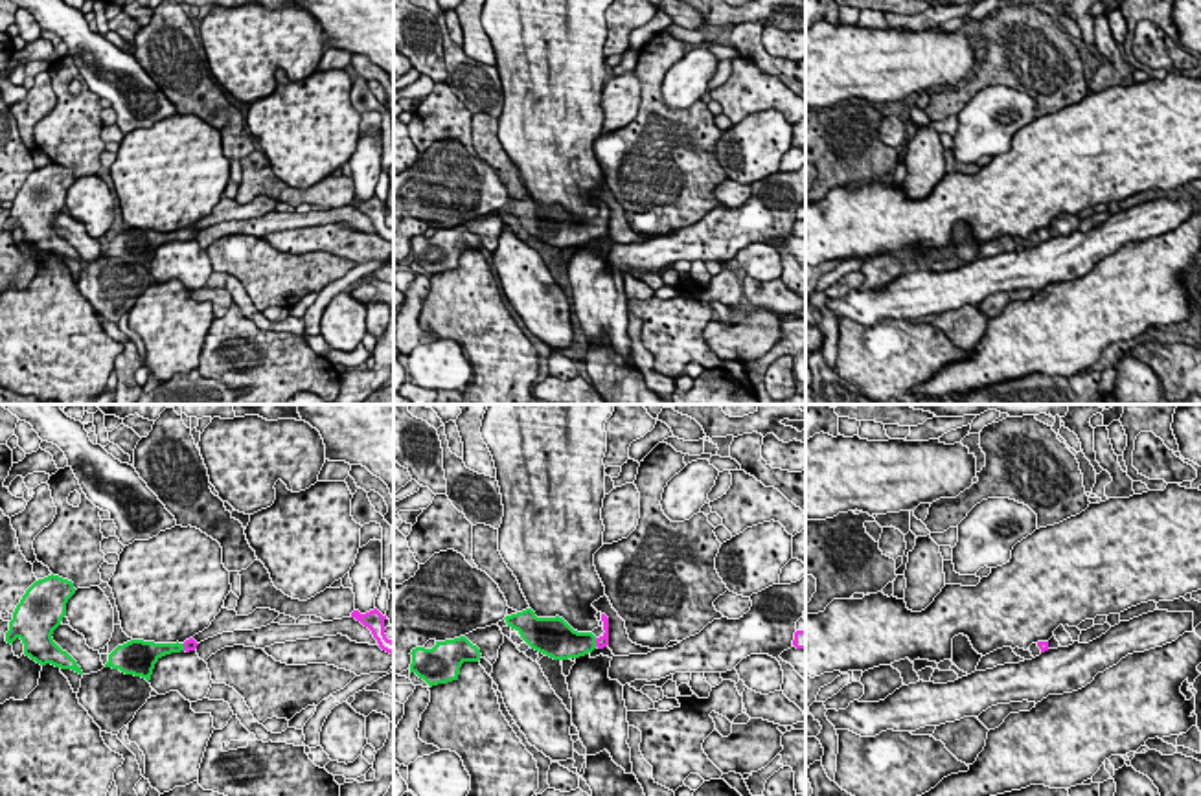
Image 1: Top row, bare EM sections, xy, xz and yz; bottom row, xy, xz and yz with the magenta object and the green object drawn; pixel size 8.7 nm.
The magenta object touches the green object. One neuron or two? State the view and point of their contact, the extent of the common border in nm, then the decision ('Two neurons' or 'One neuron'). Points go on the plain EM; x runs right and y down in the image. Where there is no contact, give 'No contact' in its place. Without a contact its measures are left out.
Touches magenta at xz (596, 230). Shared border 80 nm. One neuron

